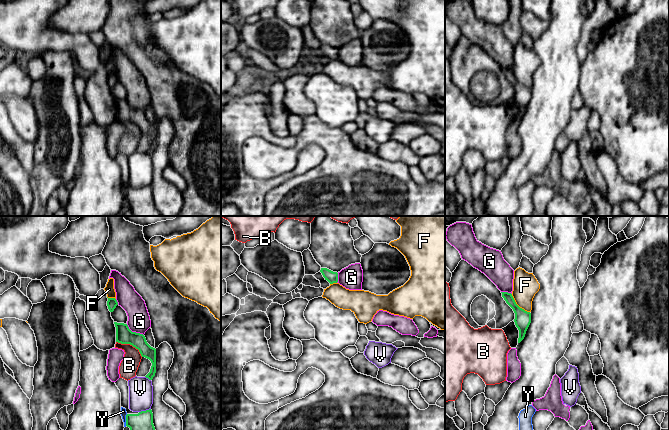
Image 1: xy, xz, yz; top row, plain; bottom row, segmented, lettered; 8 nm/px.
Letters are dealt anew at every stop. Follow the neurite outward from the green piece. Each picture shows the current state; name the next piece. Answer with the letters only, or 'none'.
none

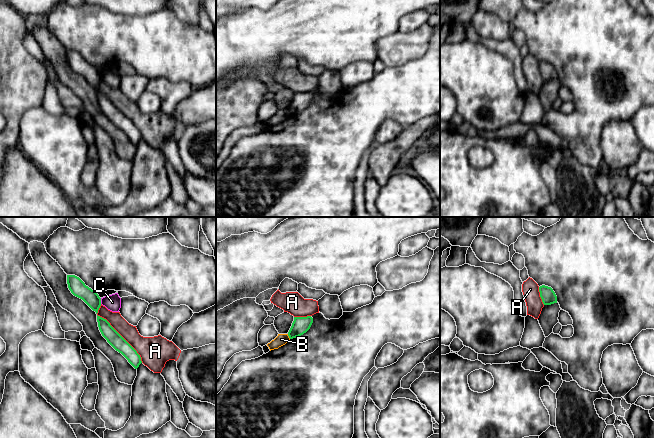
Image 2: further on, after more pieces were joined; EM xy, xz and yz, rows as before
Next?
none

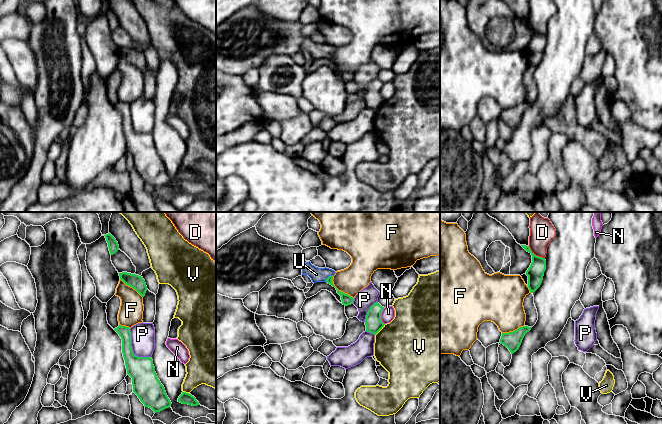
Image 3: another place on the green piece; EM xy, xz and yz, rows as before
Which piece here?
U

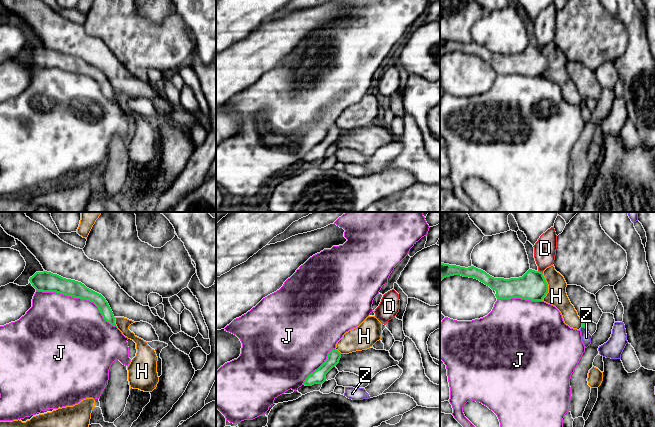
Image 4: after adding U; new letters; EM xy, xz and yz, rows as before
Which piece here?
Z

